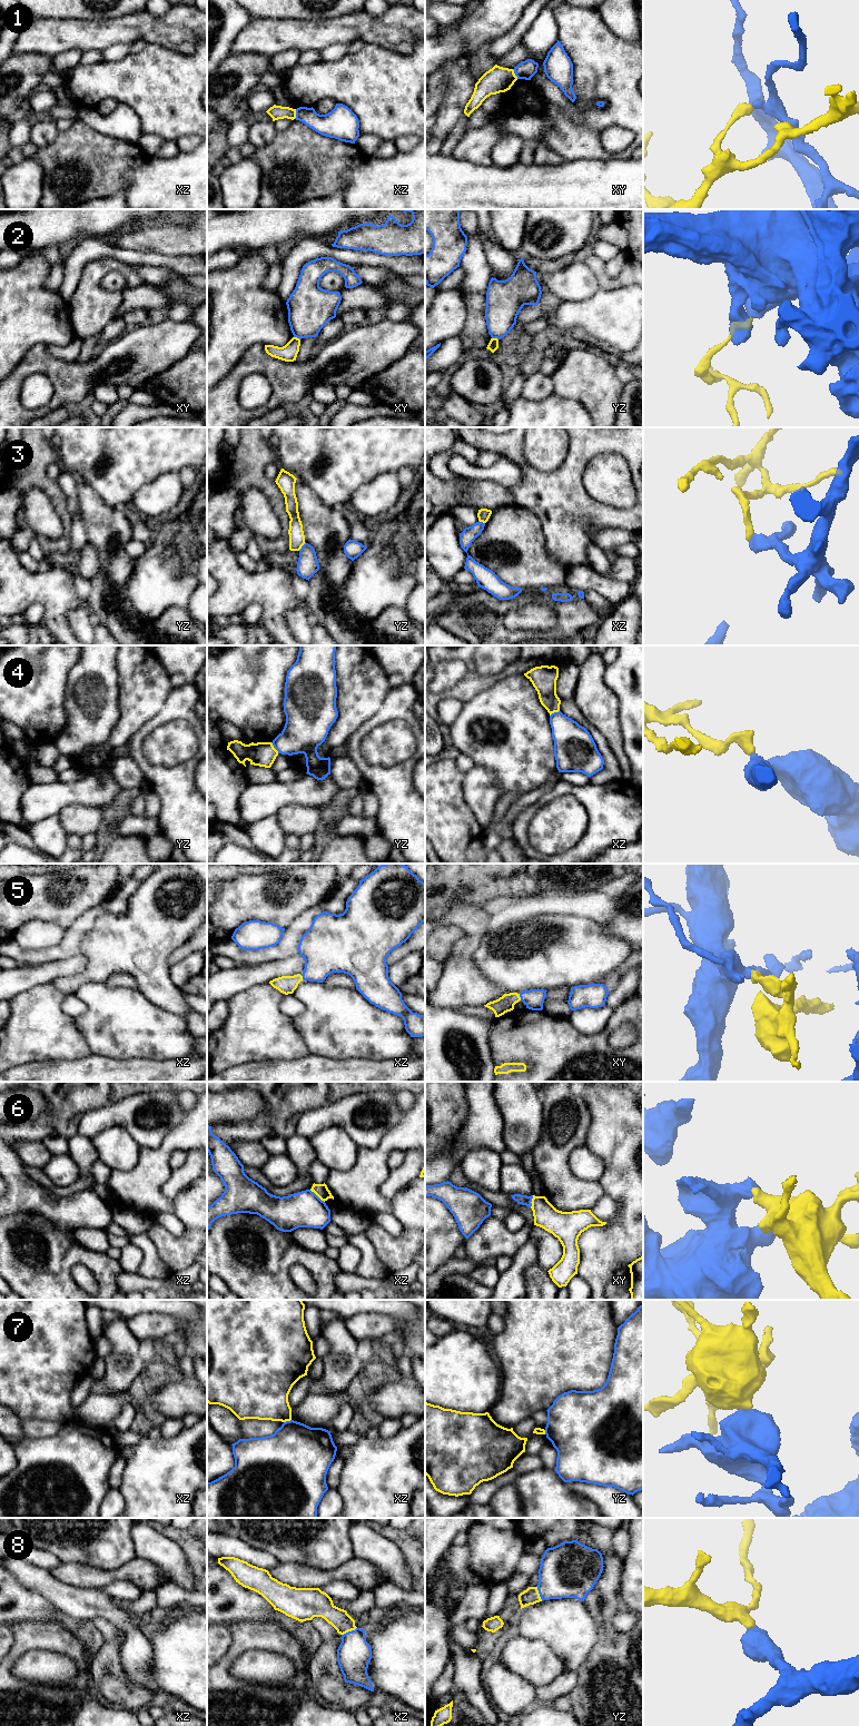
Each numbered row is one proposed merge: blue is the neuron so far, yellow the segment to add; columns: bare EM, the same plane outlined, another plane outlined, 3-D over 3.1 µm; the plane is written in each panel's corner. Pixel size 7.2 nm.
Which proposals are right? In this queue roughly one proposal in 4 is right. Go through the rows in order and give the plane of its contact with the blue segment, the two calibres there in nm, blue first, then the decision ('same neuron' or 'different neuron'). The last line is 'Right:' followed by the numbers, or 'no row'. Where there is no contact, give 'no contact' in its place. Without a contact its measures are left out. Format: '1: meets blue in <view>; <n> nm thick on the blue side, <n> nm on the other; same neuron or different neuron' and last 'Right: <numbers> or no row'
1: meets blue in xz; 170 nm thick on the blue side, 100 nm on the other; different neuron
2: meets blue in xy; 320 nm thick on the blue side, 130 nm on the other; different neuron
3: meets blue in yz; 160 nm thick on the blue side, 110 nm on the other; different neuron
4: meets blue in yz; 300 nm thick on the blue side, 180 nm on the other; different neuron
5: meets blue in xy; 140 nm thick on the blue side, 120 nm on the other; same neuron
6: meets blue in xz; 260 nm thick on the blue side, 100 nm on the other; different neuron
7: meets blue in xz; 460 nm thick on the blue side, 340 nm on the other; different neuron
8: meets blue in xz; 260 nm thick on the blue side, 150 nm on the other; same neuron
Right: 5, 8

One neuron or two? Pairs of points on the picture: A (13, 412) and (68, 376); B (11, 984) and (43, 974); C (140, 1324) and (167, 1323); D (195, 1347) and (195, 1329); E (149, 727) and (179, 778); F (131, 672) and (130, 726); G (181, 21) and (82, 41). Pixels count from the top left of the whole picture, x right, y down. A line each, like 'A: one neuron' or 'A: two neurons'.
A: one neuron
B: one neuron
C: one neuron
D: one neuron
E: one neuron
F: one neuron
G: one neuron

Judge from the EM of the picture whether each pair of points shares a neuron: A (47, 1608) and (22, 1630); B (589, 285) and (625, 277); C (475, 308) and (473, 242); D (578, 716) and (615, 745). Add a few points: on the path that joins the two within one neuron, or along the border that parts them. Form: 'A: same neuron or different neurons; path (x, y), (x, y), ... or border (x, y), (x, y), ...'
A: different neurons; border (53, 1618), (20, 1620), (11, 1625)
B: different neurons; border (583, 262), (594, 274), (600, 285)
C: same neuron; path (475, 292), (474, 258)
D: different neurons; border (583, 716), (601, 733), (614, 757)

